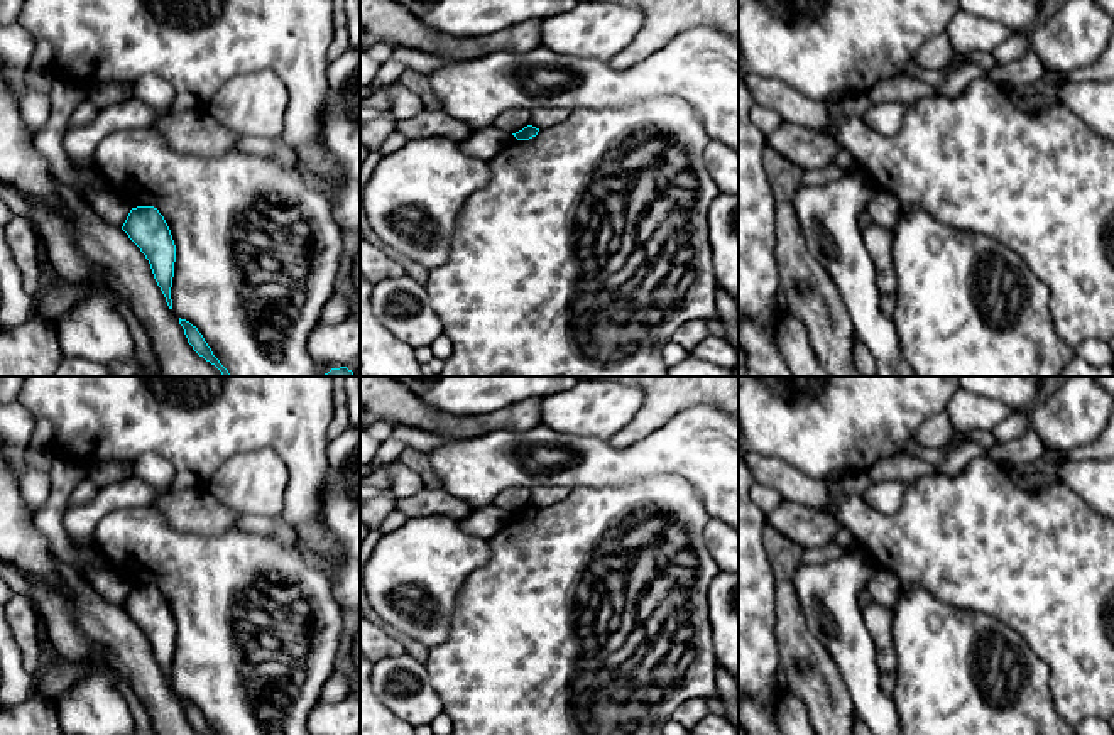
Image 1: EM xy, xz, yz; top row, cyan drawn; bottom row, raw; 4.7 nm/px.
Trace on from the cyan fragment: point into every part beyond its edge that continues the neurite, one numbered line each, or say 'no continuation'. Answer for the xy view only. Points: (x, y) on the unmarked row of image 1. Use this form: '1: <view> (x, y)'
no continuation

